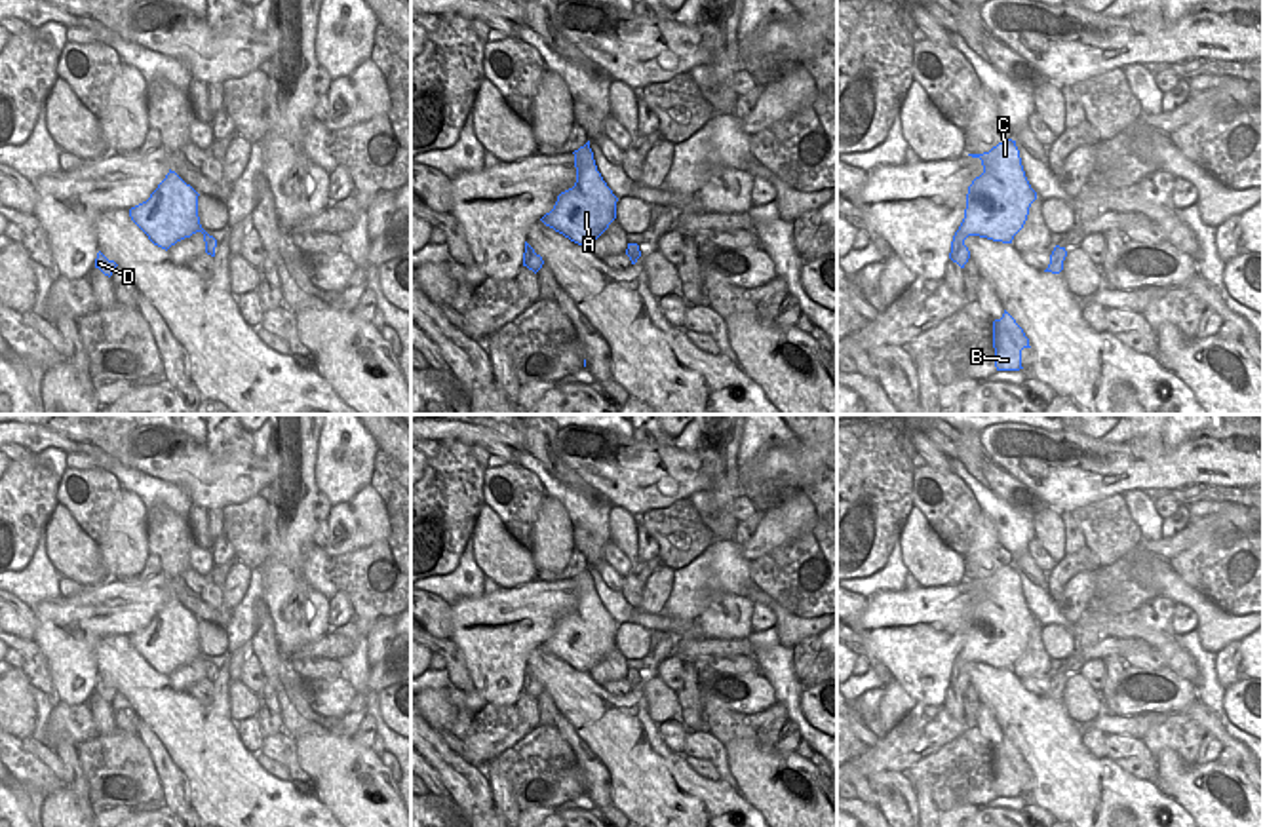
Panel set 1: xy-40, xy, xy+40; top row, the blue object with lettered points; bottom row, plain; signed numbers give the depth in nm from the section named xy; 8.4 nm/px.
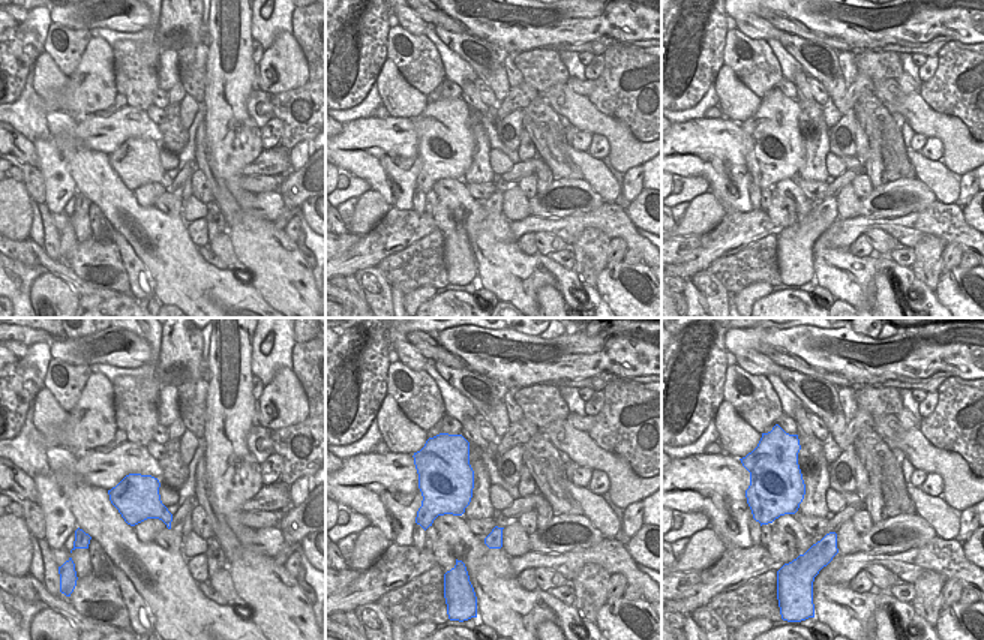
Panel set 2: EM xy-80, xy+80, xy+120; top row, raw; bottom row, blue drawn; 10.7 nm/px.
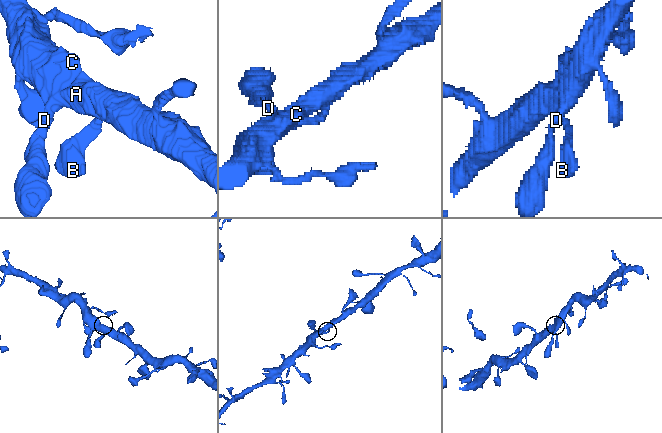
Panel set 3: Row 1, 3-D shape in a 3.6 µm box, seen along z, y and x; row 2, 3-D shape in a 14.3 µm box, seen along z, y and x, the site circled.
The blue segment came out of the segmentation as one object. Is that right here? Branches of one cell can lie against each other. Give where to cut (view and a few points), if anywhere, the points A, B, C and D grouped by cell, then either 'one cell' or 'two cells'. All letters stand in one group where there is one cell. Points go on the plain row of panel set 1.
no cut; A B C D; one cell

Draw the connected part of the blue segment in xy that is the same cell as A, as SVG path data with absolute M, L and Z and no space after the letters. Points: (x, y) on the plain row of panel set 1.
M590 567L574 580L576 608L561 618L540 646L571 667L590 673L616 644L618 624L597 597Z

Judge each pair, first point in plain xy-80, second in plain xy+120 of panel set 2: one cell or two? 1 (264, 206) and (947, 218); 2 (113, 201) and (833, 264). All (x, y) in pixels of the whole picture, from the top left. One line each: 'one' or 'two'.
1: two
2: one

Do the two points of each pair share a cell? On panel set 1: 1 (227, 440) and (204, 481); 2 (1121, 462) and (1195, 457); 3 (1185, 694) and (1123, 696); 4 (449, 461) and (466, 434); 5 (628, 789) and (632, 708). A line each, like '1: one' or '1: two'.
1: two
2: one
3: one
4: two
5: one

